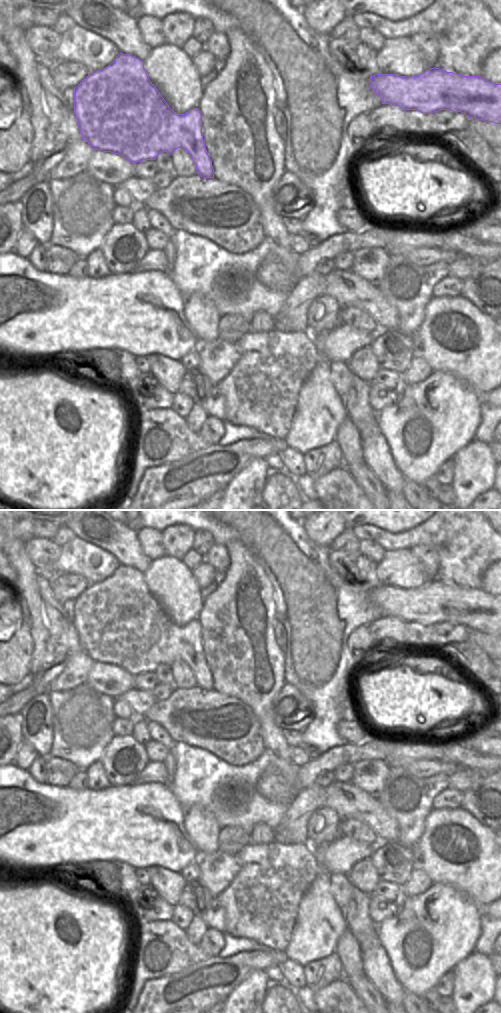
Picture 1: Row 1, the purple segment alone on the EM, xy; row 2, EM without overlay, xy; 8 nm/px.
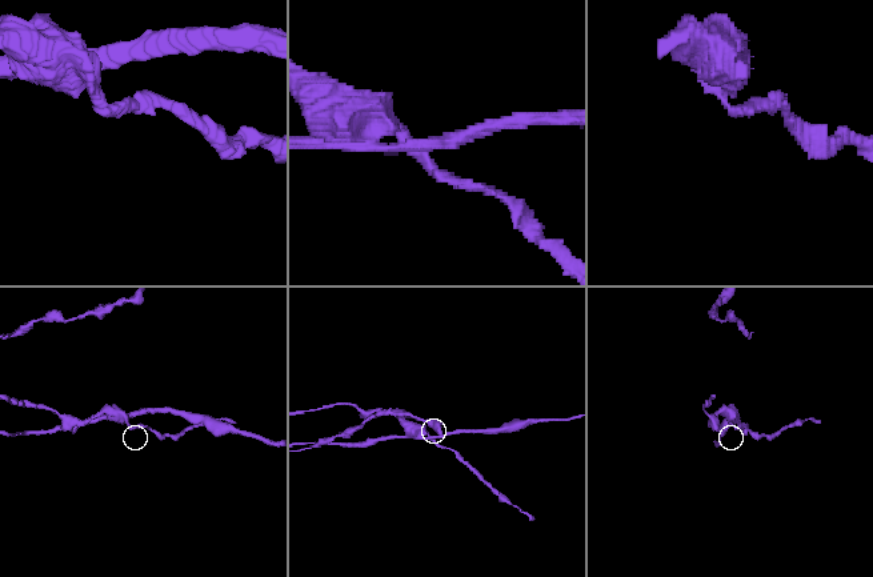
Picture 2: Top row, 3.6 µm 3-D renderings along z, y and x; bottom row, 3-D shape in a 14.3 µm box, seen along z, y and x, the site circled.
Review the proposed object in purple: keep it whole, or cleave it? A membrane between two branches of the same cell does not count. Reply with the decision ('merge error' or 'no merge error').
merge error

